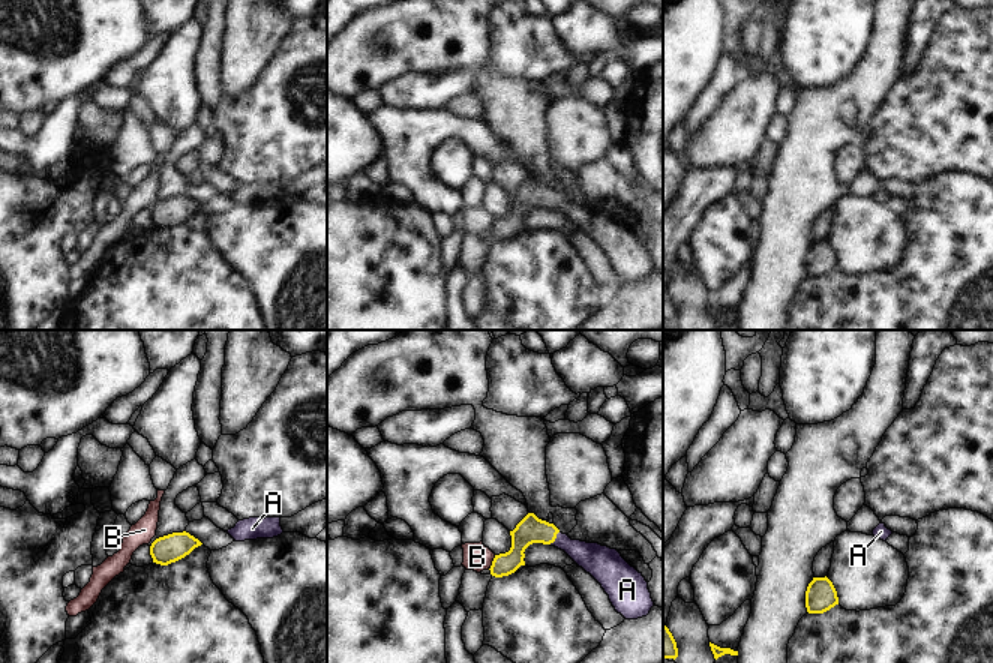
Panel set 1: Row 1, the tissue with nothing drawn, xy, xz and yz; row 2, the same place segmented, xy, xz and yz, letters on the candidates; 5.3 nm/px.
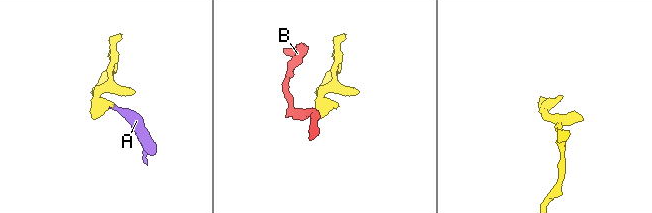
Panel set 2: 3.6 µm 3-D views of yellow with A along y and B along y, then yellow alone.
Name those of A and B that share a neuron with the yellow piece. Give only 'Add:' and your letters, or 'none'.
Add: A

